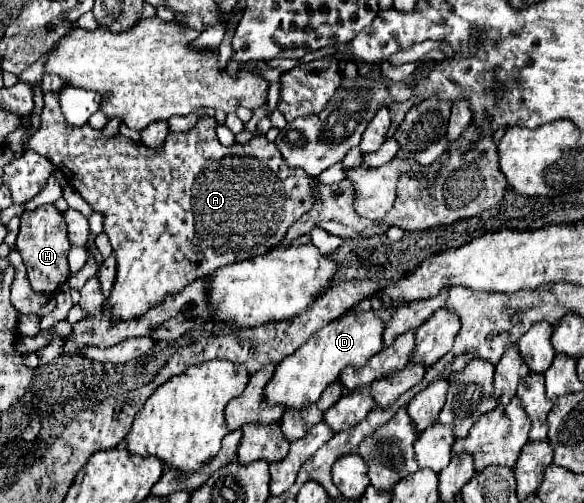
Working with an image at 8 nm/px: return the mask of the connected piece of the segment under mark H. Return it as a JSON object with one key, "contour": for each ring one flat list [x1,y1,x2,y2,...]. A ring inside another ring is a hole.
{"contour":[[38,206,36,210,26,210,20,216,20,234,16,240,16,248,24,260,24,266,28,270,28,280,34,292,52,296,64,284,70,276,68,270,68,232,66,232,66,222,64,216,52,206]]}

